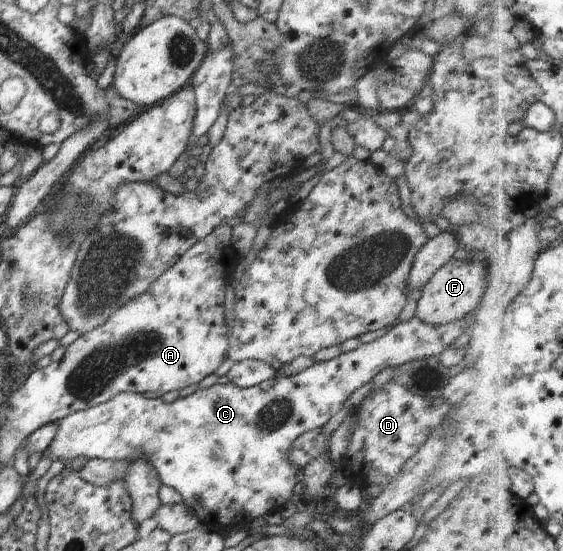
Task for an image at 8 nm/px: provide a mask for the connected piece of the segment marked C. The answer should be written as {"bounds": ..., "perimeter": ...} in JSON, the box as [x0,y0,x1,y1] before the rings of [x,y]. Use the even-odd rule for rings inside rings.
{"bounds":[50,312,474,533],"perimeter":[[[473,312],[468,313],[465,317],[459,318],[454,322],[435,327],[430,323],[422,322],[418,317],[412,317],[407,321],[401,321],[400,324],[393,326],[384,336],[375,339],[372,342],[359,345],[356,349],[347,353],[340,353],[336,358],[320,361],[307,369],[300,371],[295,375],[280,375],[278,372],[274,378],[261,382],[259,385],[243,389],[232,383],[217,383],[208,388],[198,389],[194,393],[178,397],[171,403],[166,403],[162,397],[155,399],[148,399],[140,393],[118,393],[107,401],[100,404],[88,407],[83,411],[72,413],[64,417],[59,422],[59,429],[56,436],[50,443],[50,460],[51,462],[56,459],[62,460],[68,464],[74,457],[87,457],[88,459],[102,459],[102,460],[127,460],[135,461],[136,459],[145,459],[148,464],[151,464],[157,472],[161,485],[172,486],[178,494],[182,495],[182,502],[199,518],[202,524],[205,524],[211,532],[219,533],[223,530],[233,528],[235,525],[240,526],[243,523],[249,523],[266,513],[279,512],[288,501],[295,498],[292,493],[292,488],[296,486],[296,473],[299,468],[289,461],[289,450],[292,443],[300,438],[305,432],[322,429],[325,424],[330,422],[330,418],[334,416],[341,408],[343,408],[344,401],[354,390],[358,390],[360,386],[368,384],[384,368],[396,368],[402,366],[404,363],[412,362],[416,359],[423,359],[428,357],[438,357],[441,352],[444,352],[448,347],[459,344],[465,339],[465,330],[468,329],[468,322],[474,318]]]}

